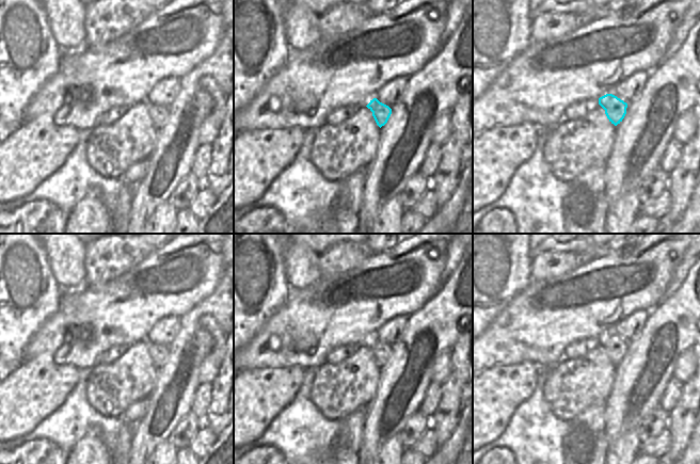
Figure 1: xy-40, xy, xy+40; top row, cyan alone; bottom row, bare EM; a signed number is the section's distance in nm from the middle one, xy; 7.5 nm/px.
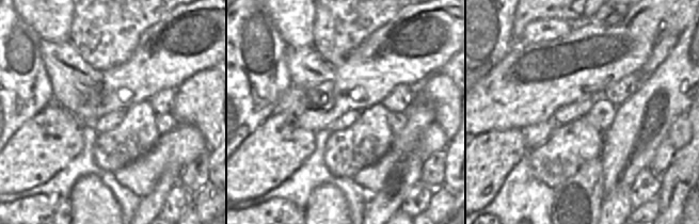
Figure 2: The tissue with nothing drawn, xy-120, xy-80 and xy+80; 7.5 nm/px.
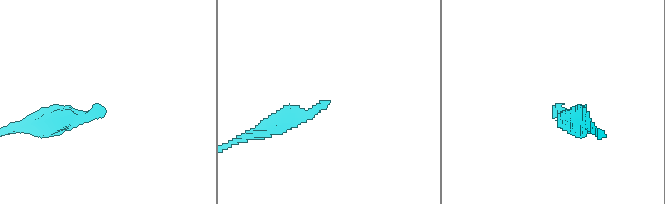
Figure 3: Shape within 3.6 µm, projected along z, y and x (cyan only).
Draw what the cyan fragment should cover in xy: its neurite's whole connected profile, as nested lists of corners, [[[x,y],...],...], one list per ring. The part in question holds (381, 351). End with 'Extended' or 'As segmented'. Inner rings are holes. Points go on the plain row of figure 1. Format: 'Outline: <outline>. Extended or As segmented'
Outline: [[[373,337],[366,346],[372,351],[372,355],[380,367],[387,362],[392,353],[392,348],[388,345]]]. As segmented

